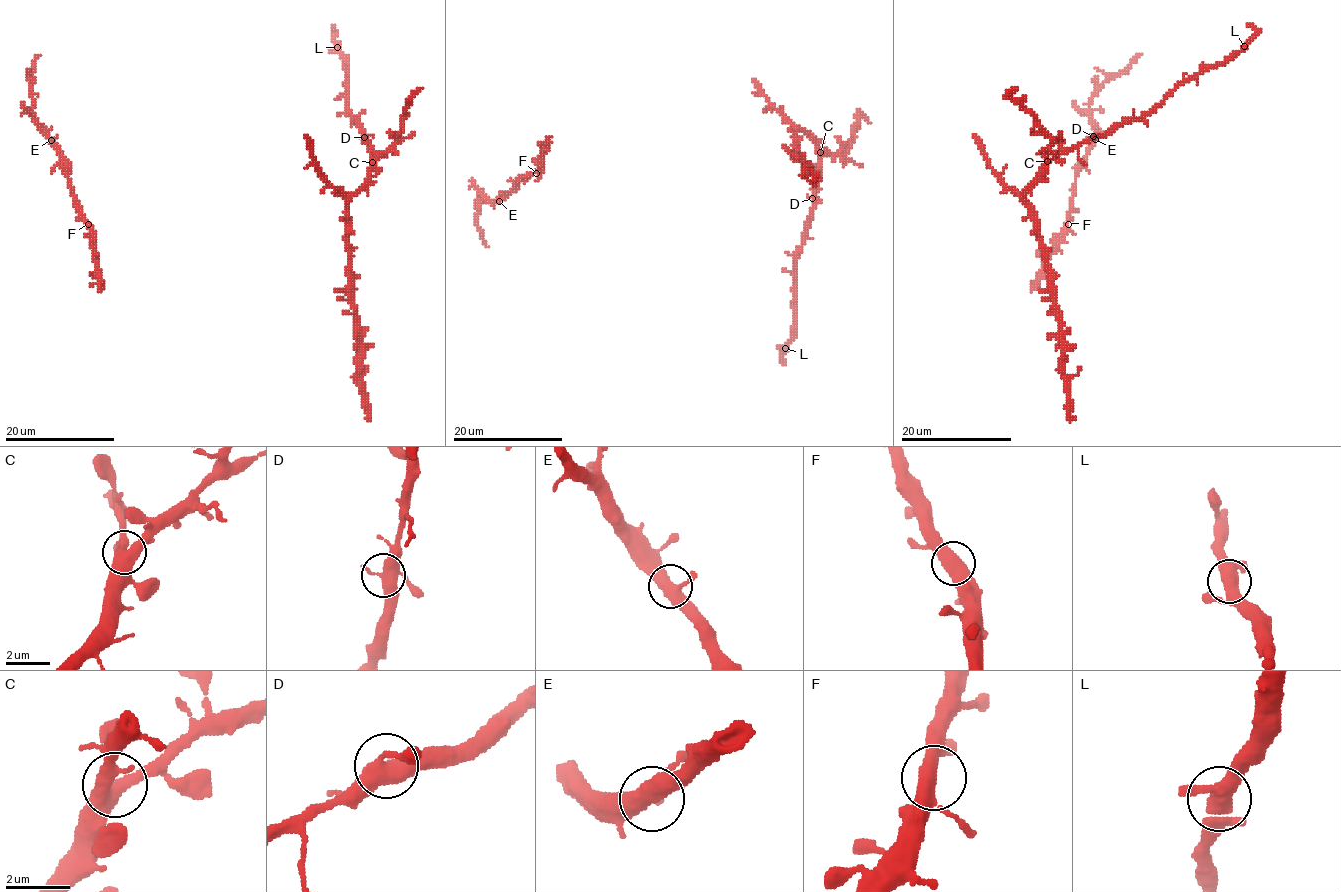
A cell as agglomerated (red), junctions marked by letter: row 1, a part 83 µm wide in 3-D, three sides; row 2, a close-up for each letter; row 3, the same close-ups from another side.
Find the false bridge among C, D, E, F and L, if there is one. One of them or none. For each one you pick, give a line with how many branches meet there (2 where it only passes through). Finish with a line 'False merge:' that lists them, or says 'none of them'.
False merge: none of them

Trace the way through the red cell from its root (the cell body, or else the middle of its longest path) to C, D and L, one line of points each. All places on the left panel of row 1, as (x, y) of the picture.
C: (304, 169), (313, 164), (331, 185), (352, 195), (368, 177), (368, 167), (372, 162)
D: (304, 169), (313, 164), (331, 185), (352, 195), (368, 177), (371, 167), (371, 151), (364, 137)
L: (304, 169), (313, 164), (331, 185), (352, 195), (371, 167), (365, 134), (348, 108), (346, 57), (337, 48)

